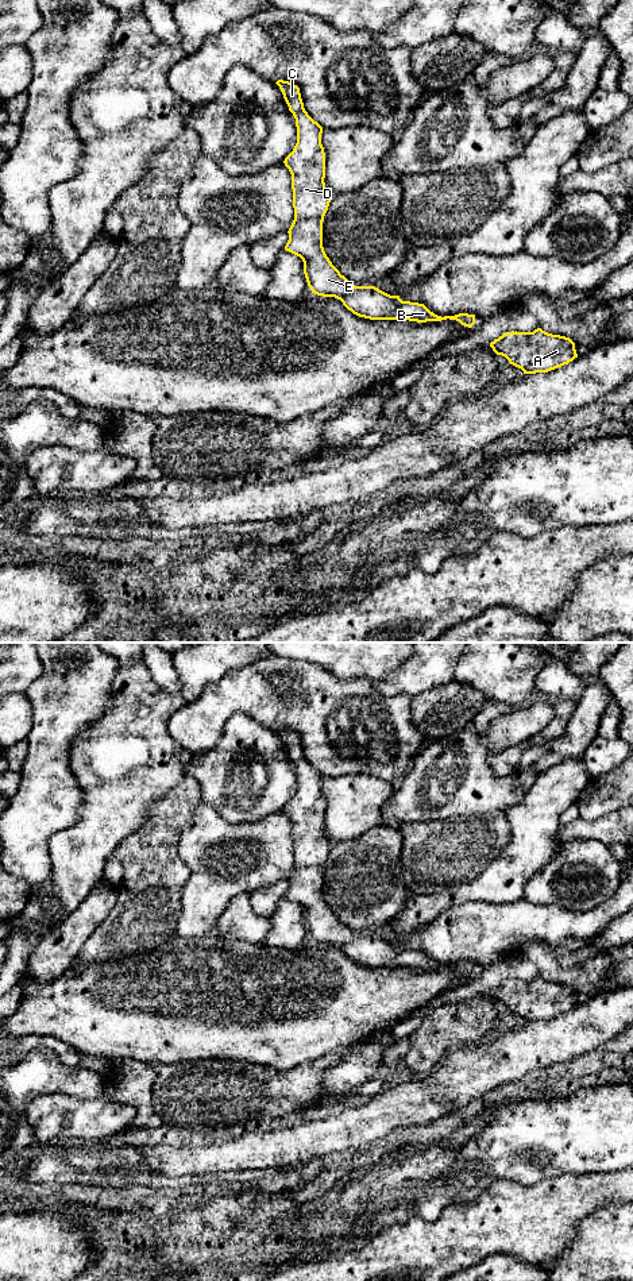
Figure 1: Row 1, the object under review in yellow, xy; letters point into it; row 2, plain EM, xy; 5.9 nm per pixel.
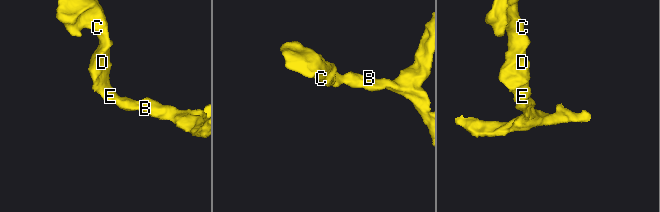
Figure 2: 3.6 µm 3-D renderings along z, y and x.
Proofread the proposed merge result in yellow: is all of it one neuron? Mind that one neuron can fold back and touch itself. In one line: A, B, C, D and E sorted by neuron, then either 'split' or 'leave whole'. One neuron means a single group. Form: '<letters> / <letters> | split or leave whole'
A B C D E | leave whole

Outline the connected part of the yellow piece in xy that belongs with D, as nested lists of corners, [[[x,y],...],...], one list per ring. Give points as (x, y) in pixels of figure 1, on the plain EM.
[[[289,729],[275,730],[296,767],[297,791],[283,811],[292,822],[294,868],[287,879],[285,898],[300,904],[312,941],[335,945],[354,962],[370,968],[426,971],[456,968],[471,976],[475,962],[437,964],[424,952],[402,949],[375,934],[355,934],[332,912],[323,895],[323,869],[331,850],[325,836],[323,775],[304,756],[300,736]]]

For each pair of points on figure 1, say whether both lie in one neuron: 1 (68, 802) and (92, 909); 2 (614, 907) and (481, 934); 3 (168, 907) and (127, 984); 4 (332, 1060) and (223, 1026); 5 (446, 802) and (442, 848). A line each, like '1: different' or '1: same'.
1: different
2: same
3: different
4: different
5: different

